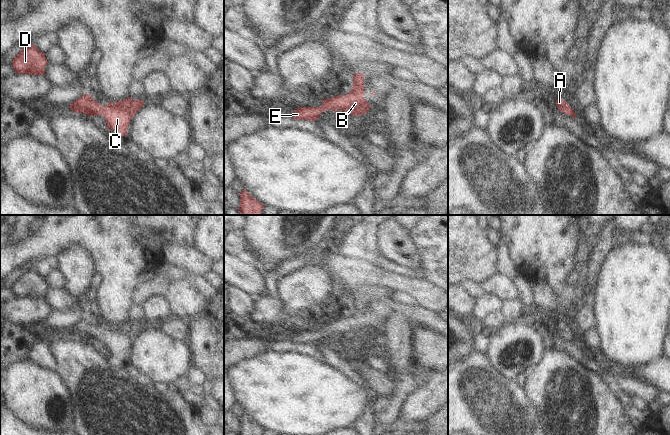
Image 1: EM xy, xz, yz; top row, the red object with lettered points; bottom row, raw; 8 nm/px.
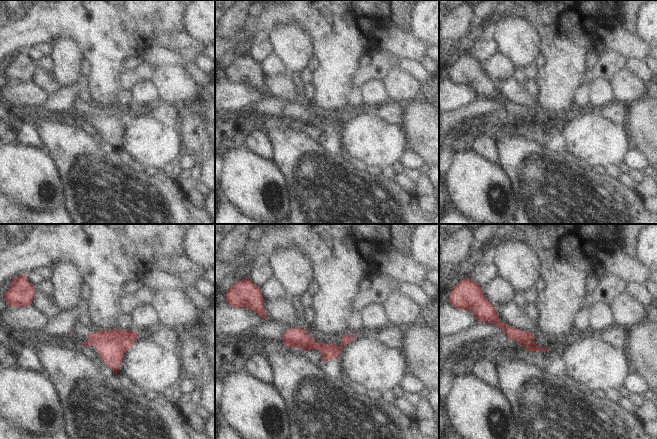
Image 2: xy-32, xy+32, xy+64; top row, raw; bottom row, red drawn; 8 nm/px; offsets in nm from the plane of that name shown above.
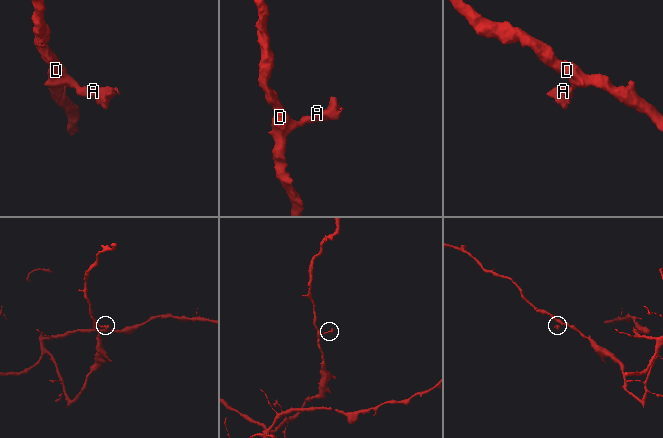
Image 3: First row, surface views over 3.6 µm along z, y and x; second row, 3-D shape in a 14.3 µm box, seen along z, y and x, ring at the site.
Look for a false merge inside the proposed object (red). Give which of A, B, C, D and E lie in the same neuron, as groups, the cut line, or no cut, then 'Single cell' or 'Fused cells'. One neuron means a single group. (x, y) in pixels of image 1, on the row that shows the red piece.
Groups: A B C D E. No split. Single cell.

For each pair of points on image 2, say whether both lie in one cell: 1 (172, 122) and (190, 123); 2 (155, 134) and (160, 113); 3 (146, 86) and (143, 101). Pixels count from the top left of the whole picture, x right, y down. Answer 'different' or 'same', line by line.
1: different
2: different
3: same

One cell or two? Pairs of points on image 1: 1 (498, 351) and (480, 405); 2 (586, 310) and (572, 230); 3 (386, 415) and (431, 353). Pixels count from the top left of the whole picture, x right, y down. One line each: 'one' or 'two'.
1: two
2: two
3: two

